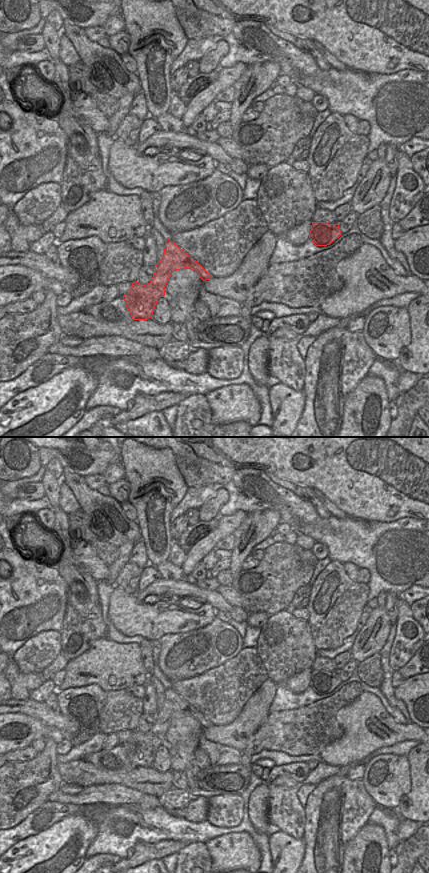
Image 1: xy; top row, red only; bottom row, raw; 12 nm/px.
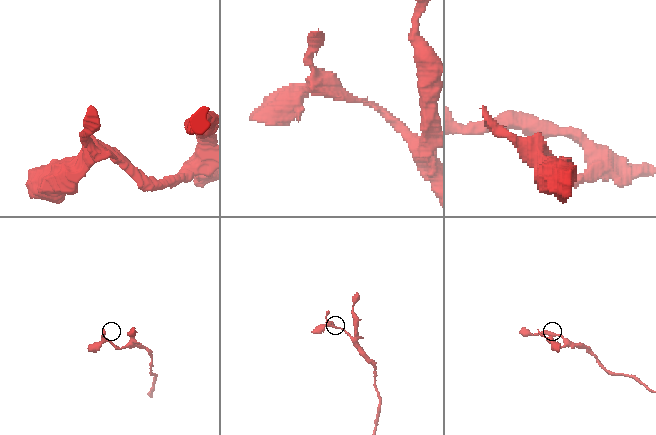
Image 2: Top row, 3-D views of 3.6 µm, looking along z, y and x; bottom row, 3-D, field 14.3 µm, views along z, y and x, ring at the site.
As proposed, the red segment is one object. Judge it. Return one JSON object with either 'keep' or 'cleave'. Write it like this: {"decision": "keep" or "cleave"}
{"decision": "keep"}

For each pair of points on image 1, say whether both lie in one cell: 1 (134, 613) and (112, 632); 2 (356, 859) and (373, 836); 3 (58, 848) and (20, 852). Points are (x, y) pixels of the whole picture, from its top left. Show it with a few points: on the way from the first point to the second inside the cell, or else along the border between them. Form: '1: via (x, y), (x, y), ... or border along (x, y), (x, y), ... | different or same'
1: border along (107, 607), (109, 620), (121, 633), (139, 635) | different
2: via (362, 853), (369, 842) | same
3: via (49, 850), (31, 850), (29, 852) | same

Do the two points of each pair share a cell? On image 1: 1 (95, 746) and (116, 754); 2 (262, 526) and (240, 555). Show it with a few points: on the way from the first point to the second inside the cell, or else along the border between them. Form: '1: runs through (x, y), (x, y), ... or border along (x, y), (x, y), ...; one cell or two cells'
1: border along (101, 748), (98, 751), (89, 753), (83, 759); two cells
2: runs through (257, 533), (256, 539), (247, 548); one cell

